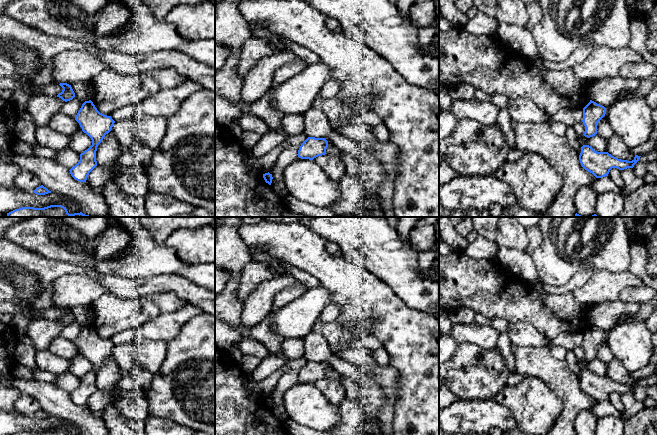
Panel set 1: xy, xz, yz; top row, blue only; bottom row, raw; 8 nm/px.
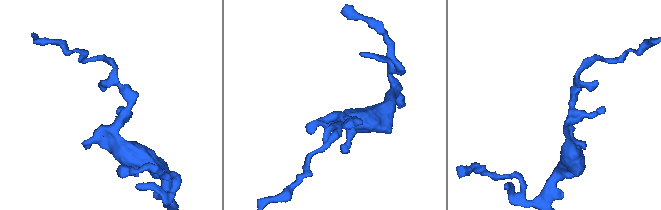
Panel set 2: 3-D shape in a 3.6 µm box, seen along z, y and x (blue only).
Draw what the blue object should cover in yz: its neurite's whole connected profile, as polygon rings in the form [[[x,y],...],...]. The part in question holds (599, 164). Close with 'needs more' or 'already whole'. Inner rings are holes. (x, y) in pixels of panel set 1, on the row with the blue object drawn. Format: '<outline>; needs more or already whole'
[[[589,145],[581,147],[579,160],[581,166],[596,178],[608,176],[612,168],[624,170],[633,168],[641,156],[635,155],[632,161],[618,159],[608,152],[597,152]]]; already whole

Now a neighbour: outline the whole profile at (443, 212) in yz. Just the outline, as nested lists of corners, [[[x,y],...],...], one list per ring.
[[[439,198],[439,217],[480,217],[479,211],[472,209],[467,211],[449,210],[443,207]]]

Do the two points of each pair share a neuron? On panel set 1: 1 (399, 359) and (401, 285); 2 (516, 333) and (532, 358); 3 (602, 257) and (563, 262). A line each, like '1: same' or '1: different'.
1: different
2: different
3: same

